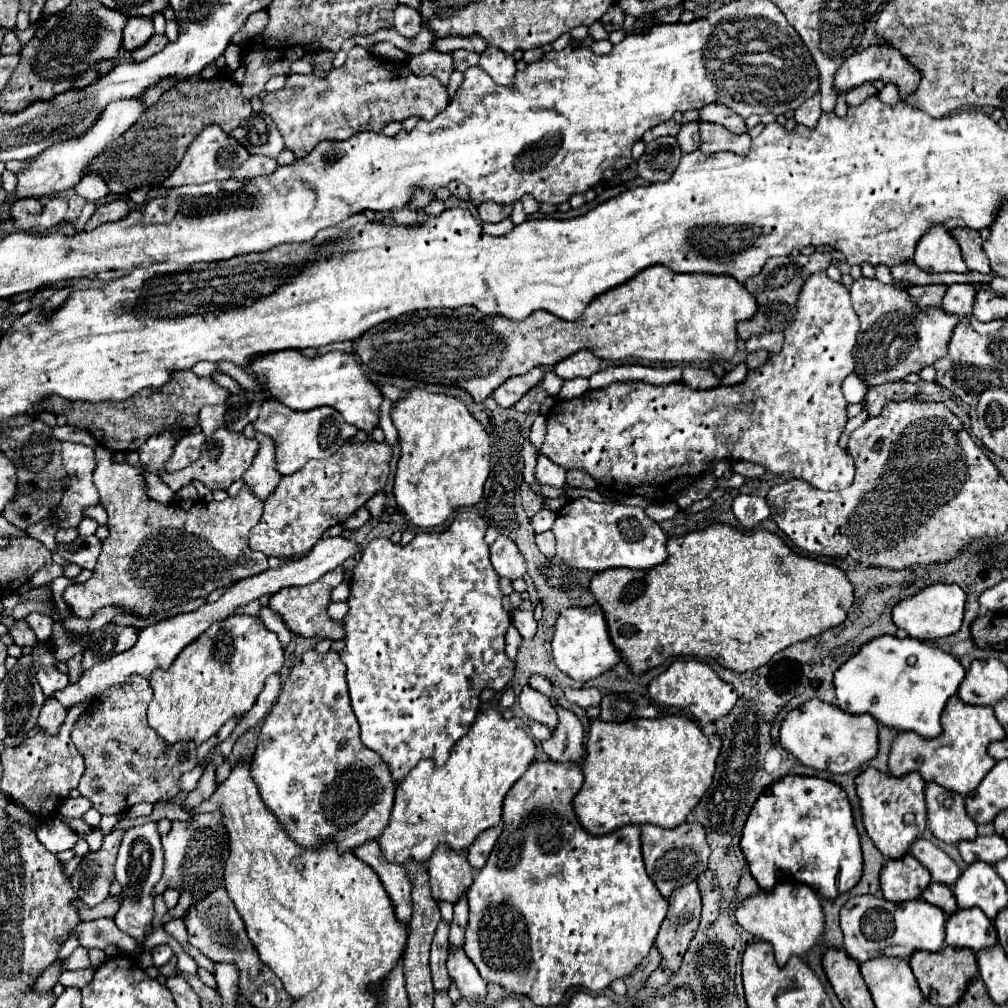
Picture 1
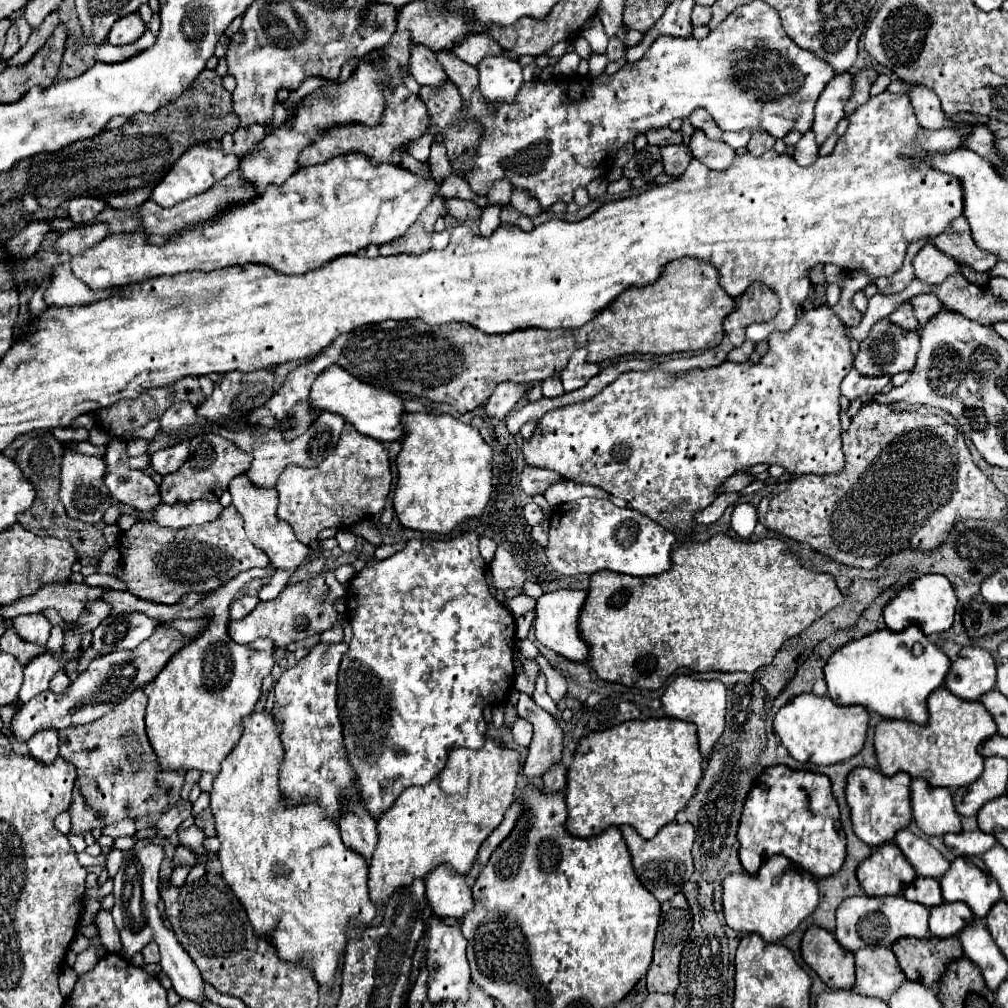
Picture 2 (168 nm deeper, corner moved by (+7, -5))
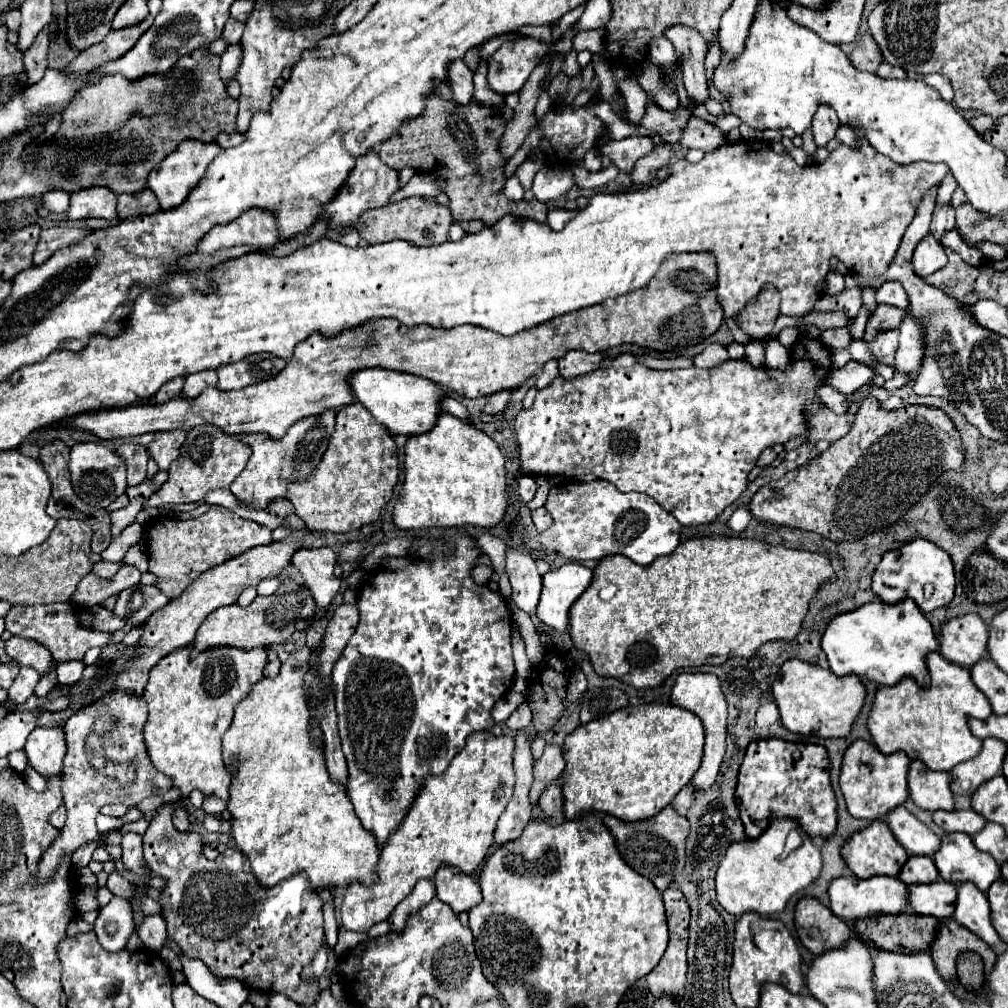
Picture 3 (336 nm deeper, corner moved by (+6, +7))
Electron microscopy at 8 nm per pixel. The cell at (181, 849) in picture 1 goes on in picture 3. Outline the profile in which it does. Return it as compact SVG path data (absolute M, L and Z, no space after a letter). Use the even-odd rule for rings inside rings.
M176 808L176 810L174 810L174 814L172 814L172 822L174 822L176 830L180 830L180 832L186 832L188 826L190 826L190 820L188 820L184 808Z

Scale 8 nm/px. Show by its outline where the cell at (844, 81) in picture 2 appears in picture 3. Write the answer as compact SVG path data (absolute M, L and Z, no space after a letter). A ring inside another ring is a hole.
M820 106L812 122L812 134L814 134L816 146L826 146L834 138L838 126L840 124L838 124L836 112L830 106Z

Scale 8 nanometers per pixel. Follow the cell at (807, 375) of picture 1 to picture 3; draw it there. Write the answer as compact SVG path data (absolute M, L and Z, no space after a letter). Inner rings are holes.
M808 336L798 338L798 342L794 344L794 352L792 352L792 370L784 370L784 372L772 370L766 366L754 368L746 360L728 360L728 362L718 364L718 366L708 368L708 370L700 370L700 368L654 370L654 368L640 364L632 354L618 354L610 366L598 368L584 378L562 378L562 376L554 378L554 382L548 388L540 390L536 394L532 408L520 410L520 414L514 420L514 430L516 430L516 438L518 438L518 452L520 452L520 470L522 470L522 474L530 474L530 476L560 474L566 478L574 478L574 476L582 476L582 474L594 474L596 478L602 478L602 480L616 484L618 490L622 490L622 492L636 490L636 492L644 492L644 494L652 496L660 506L664 506L666 510L676 514L676 518L682 526L708 524L708 522L716 520L716 516L722 514L722 510L726 506L730 506L732 502L736 502L742 496L742 492L748 486L748 474L756 466L758 456L762 454L764 448L768 448L776 442L784 444L786 440L806 432L806 418L802 414L802 406L806 400L818 400L816 388L824 382L826 372L830 370L830 364L832 364L832 354L826 350L826 346L820 340L808 338Z

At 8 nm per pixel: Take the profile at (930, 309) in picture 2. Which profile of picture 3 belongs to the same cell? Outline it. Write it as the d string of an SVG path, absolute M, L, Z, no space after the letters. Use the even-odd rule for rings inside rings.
M884 282L876 290L876 302L896 306L902 310L908 308L908 296L906 296L906 290L900 286L900 282Z

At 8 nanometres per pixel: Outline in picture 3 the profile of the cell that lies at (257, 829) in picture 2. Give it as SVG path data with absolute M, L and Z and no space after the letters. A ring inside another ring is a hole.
M302 646L300 650L292 652L280 666L280 672L276 678L262 678L258 684L252 686L250 690L250 696L246 700L242 700L238 706L236 706L236 714L234 714L234 722L232 726L228 728L228 734L224 734L224 758L226 758L226 764L232 766L236 764L238 766L238 772L236 772L236 778L232 780L232 786L230 786L230 802L228 802L228 810L232 814L232 834L234 834L234 840L238 844L238 848L248 856L250 864L252 864L252 872L256 874L256 878L260 880L260 884L264 888L268 886L274 886L286 878L292 878L300 872L306 872L312 886L316 890L322 890L322 888L328 888L328 884L334 884L334 886L350 886L354 882L364 882L364 884L372 884L376 882L376 874L374 874L374 868L378 864L378 858L380 858L380 848L376 846L376 838L372 838L372 834L360 824L360 818L356 816L354 812L354 806L346 794L346 790L336 784L328 770L326 770L326 758L324 758L324 748L316 742L310 740L310 714L308 714L308 698L304 696L304 676L308 672L308 658L312 654L312 648L310 646Z

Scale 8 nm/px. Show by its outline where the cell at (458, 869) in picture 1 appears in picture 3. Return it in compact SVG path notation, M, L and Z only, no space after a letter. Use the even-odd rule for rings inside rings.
M442 866L436 876L436 896L446 902L456 914L468 912L472 906L482 902L482 892L478 882L456 870L454 866Z

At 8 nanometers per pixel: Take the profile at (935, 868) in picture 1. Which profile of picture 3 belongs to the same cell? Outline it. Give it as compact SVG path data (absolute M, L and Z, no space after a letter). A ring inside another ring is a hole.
M896 806L896 810L886 814L886 818L892 834L910 856L934 856L940 846L940 838L904 806Z

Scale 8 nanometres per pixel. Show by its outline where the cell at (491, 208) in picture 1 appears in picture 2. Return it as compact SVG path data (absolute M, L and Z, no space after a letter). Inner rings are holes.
M495 182L493 188L487 194L487 204L489 206L505 208L509 204L509 200L511 200L511 192L513 192L511 184L507 184L507 182Z

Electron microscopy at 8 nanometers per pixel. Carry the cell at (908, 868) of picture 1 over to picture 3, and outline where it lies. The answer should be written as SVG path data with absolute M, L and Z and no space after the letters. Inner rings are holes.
M872 820L868 828L852 834L852 838L848 838L848 842L844 842L842 858L854 876L872 878L872 876L898 876L902 866L908 860L908 854L898 844L898 840L894 838L894 834L890 832L890 828L886 826L884 820Z

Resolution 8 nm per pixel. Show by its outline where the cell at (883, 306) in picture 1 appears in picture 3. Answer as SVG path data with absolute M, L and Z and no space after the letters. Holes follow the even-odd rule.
M888 330L888 332L878 334L876 342L868 344L868 348L874 352L874 356L878 358L878 362L888 364L890 368L894 368L892 362L894 362L896 348L898 348L898 330Z

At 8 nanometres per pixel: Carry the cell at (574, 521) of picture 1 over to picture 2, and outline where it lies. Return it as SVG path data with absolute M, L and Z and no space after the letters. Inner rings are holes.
M581 498L553 510L545 554L551 566L563 576L595 574L599 570L631 576L655 576L671 568L669 554L673 544L675 536L641 512L617 508L609 500Z

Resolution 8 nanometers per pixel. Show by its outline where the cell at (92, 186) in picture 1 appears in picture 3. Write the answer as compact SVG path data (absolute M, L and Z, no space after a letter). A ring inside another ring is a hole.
M104 186L84 188L72 194L70 200L70 220L84 220L84 218L116 218L116 194Z

